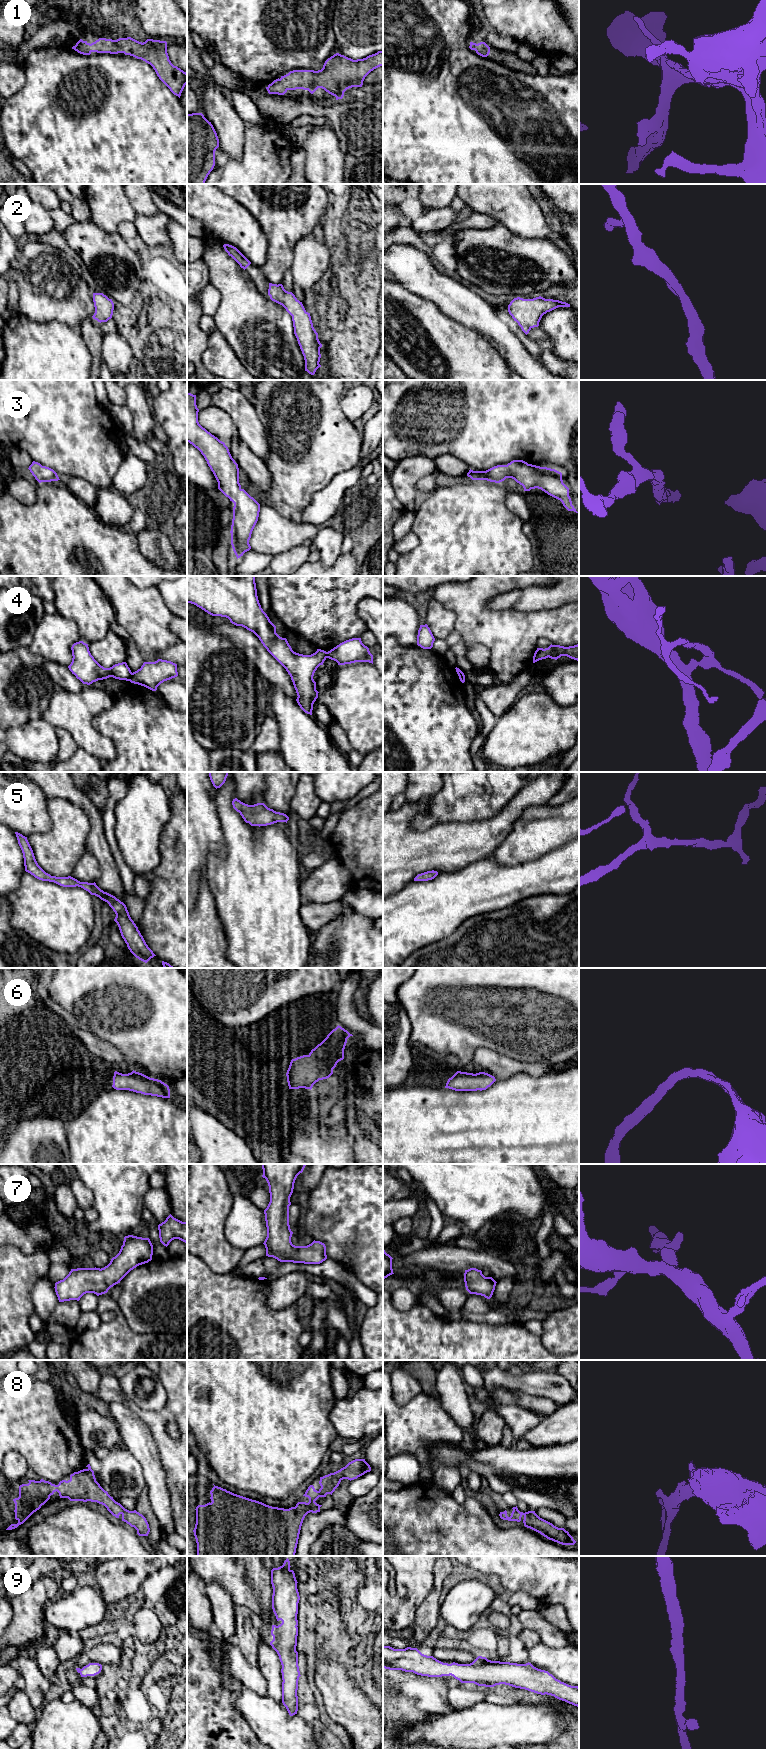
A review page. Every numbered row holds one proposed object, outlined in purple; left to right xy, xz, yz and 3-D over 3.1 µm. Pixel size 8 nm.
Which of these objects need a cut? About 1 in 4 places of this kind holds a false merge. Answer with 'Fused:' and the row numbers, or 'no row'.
Fused: 4

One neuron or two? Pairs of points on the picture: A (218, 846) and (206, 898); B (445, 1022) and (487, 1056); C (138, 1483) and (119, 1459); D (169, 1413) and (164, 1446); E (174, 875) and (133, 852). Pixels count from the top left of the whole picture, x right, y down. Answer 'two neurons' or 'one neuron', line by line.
A: two neurons
B: two neurons
C: one neuron
D: one neuron
E: two neurons

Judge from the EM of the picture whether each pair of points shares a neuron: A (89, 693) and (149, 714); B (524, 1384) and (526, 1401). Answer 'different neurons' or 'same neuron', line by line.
A: different neurons
B: different neurons

